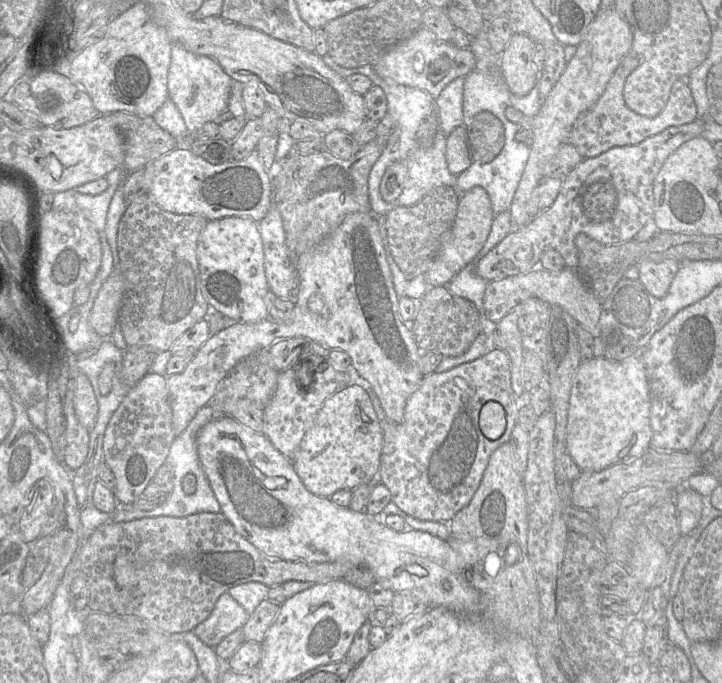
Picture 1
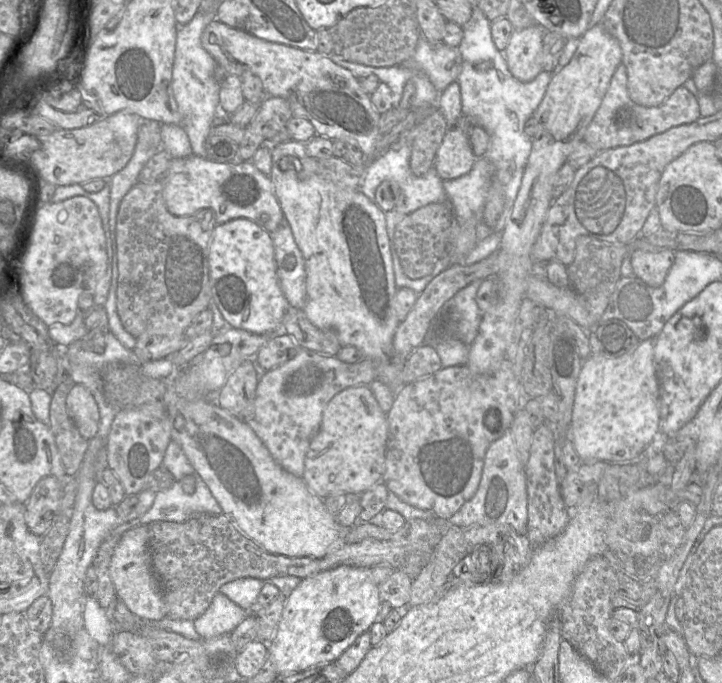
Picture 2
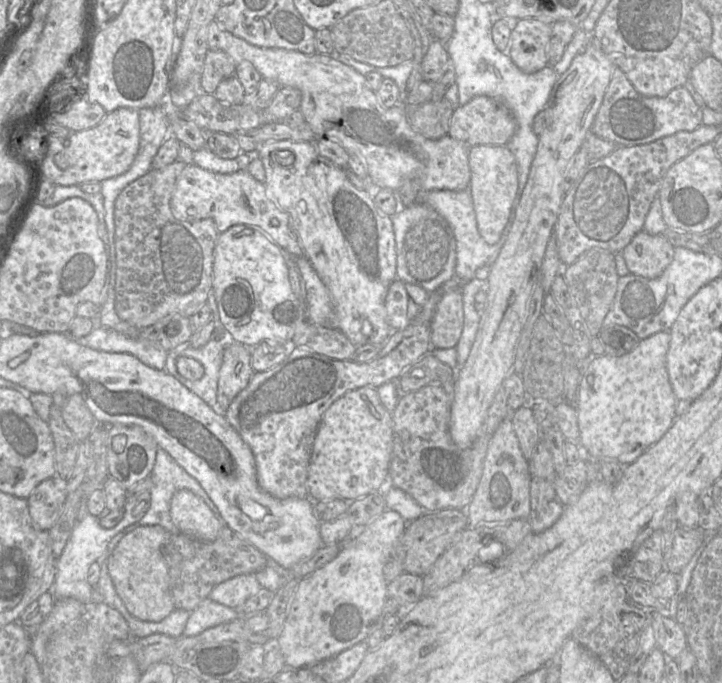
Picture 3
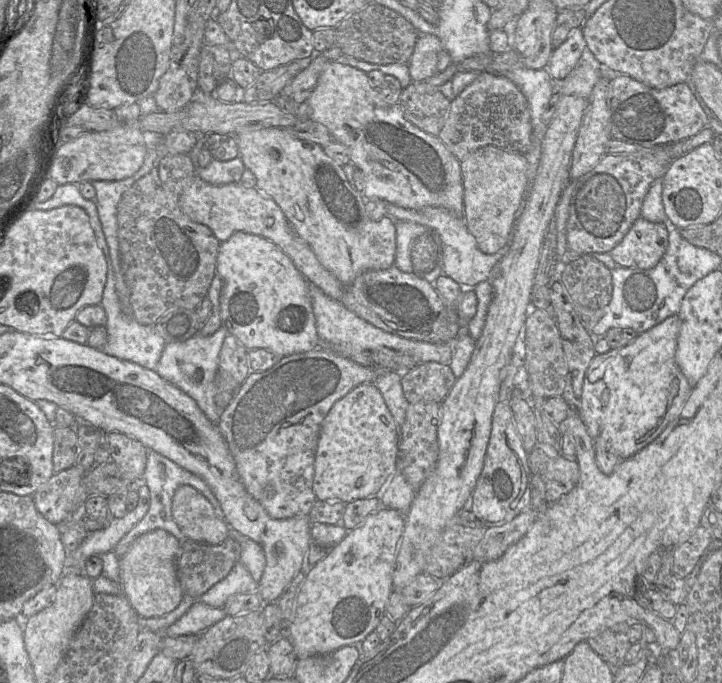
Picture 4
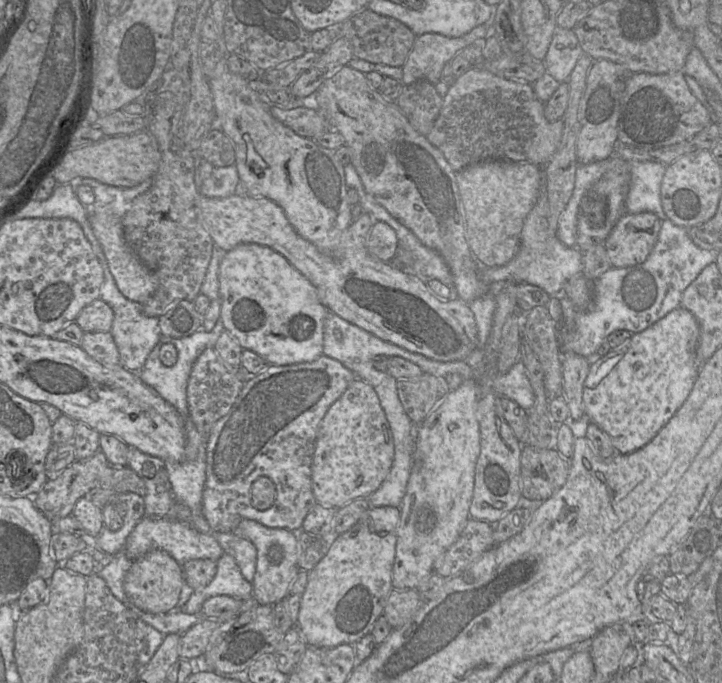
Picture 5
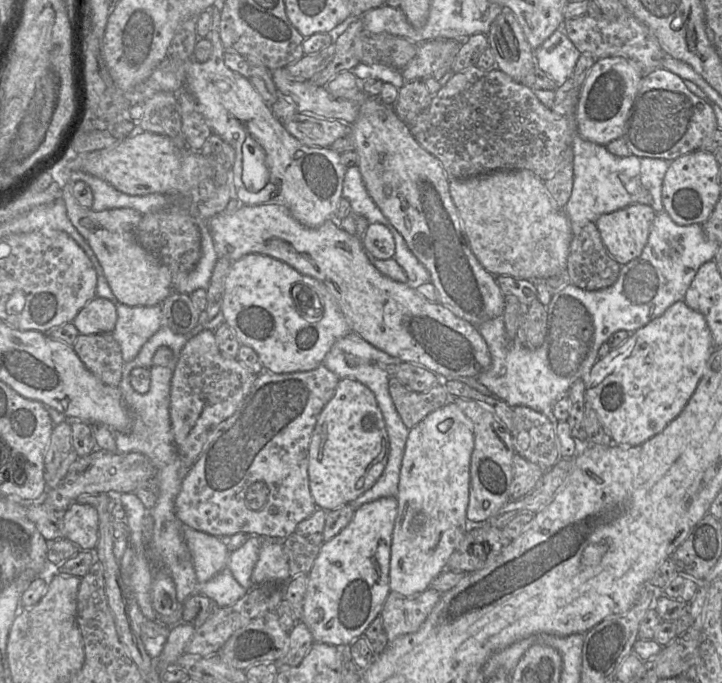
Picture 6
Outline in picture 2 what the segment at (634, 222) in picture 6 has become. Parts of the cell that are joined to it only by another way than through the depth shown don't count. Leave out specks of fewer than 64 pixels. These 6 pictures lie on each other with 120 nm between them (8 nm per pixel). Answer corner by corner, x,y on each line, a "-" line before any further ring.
637,249
629,255
633,275
652,287
661,286
675,261
675,252
670,249
648,251

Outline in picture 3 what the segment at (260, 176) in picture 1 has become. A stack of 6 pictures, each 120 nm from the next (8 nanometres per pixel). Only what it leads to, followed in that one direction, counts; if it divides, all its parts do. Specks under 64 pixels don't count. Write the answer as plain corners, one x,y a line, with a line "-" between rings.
188,164
178,176
170,207
173,215
184,221
211,218
219,233
233,225
257,226
284,252
293,256
304,256
304,250
289,227
288,215
281,211
268,194
263,182
256,180
248,171
222,174

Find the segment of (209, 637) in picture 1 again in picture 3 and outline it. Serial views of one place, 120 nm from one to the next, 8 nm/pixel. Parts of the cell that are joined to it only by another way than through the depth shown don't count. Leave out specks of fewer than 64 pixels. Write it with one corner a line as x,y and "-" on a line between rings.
207,597
191,611
182,635
196,636
208,628
233,621
240,616
242,615
239,610
229,608

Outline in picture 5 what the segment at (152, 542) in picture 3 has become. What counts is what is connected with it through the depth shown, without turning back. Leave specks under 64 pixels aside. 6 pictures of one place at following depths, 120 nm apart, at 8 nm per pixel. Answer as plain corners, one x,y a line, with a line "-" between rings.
157,549
132,562
125,576
124,590
129,600
140,610
164,614
177,610
183,584
182,566
167,552

